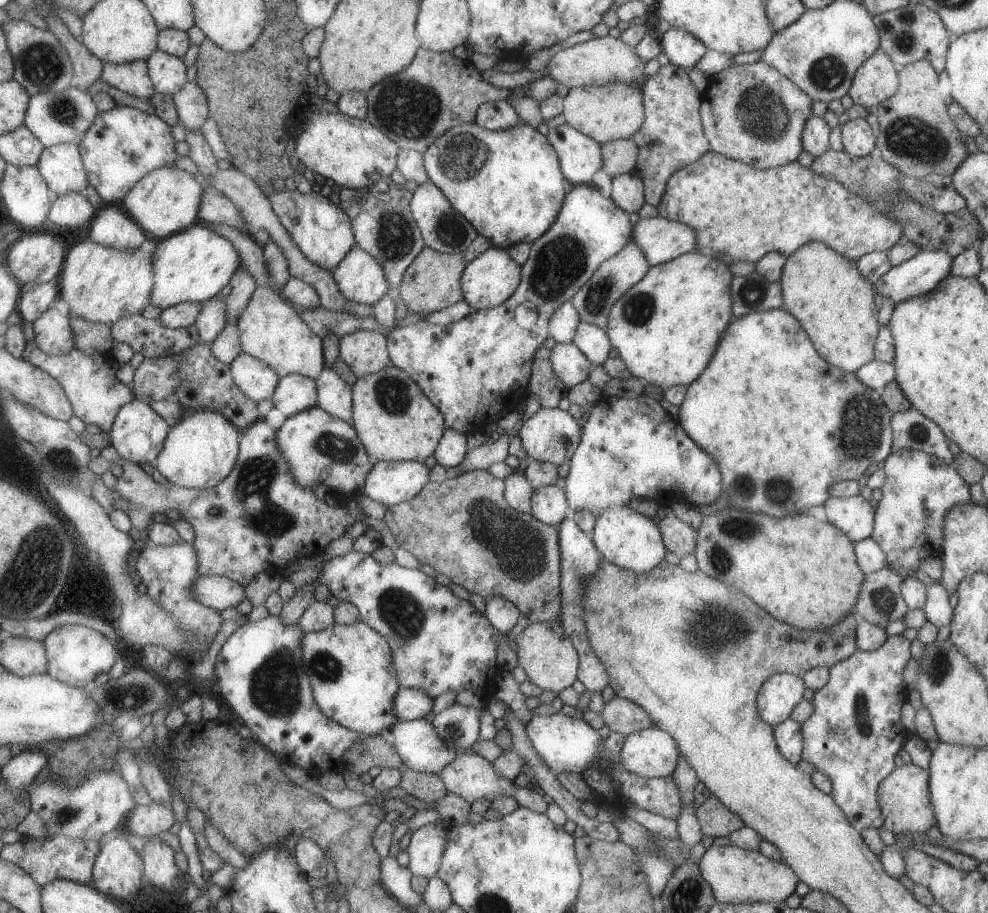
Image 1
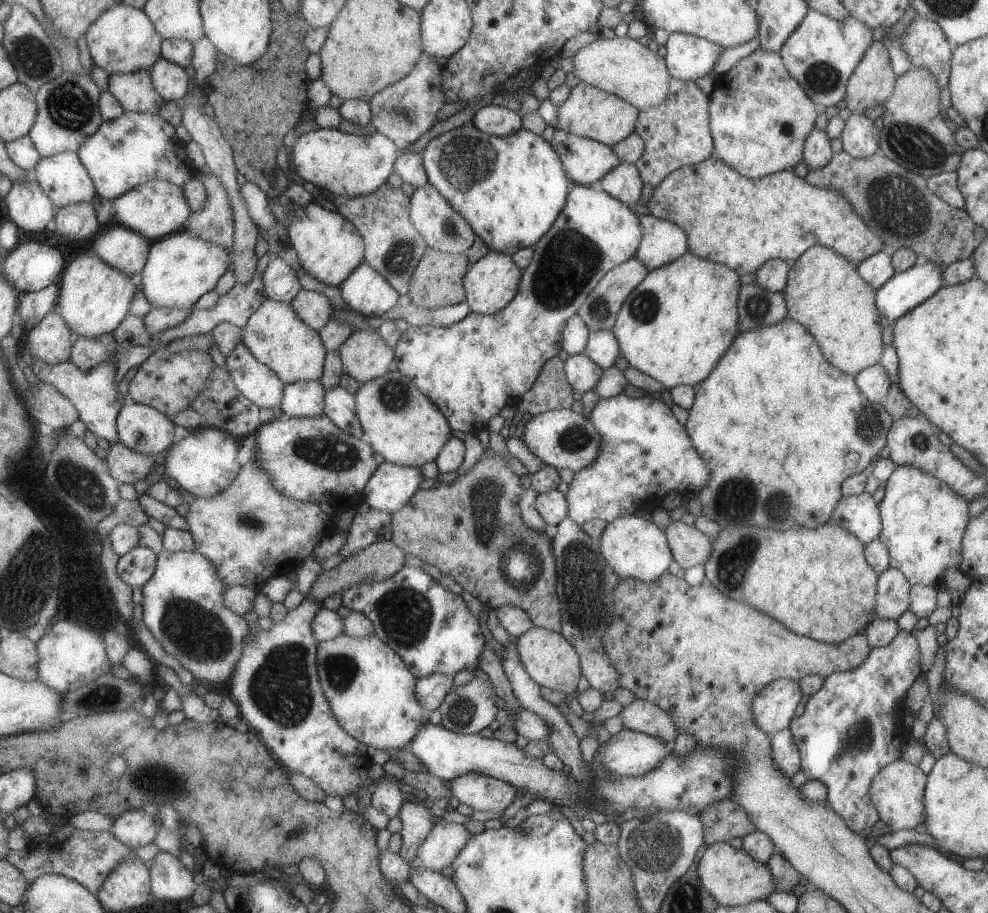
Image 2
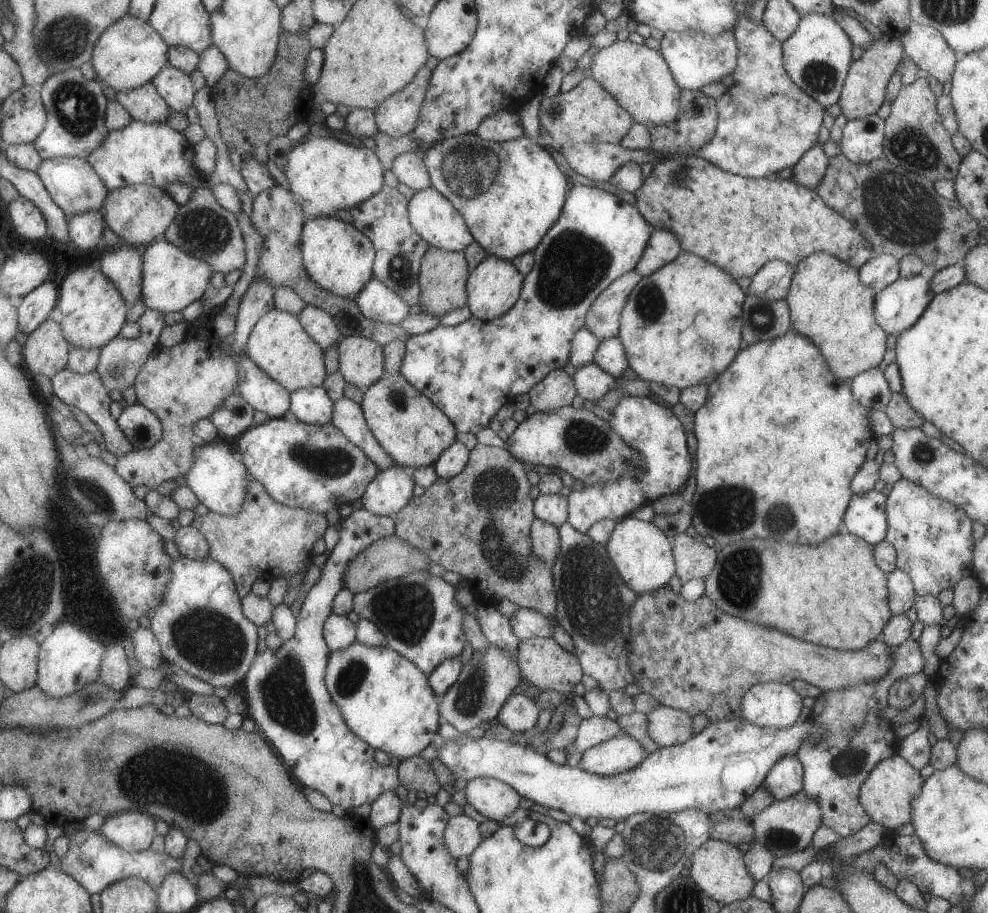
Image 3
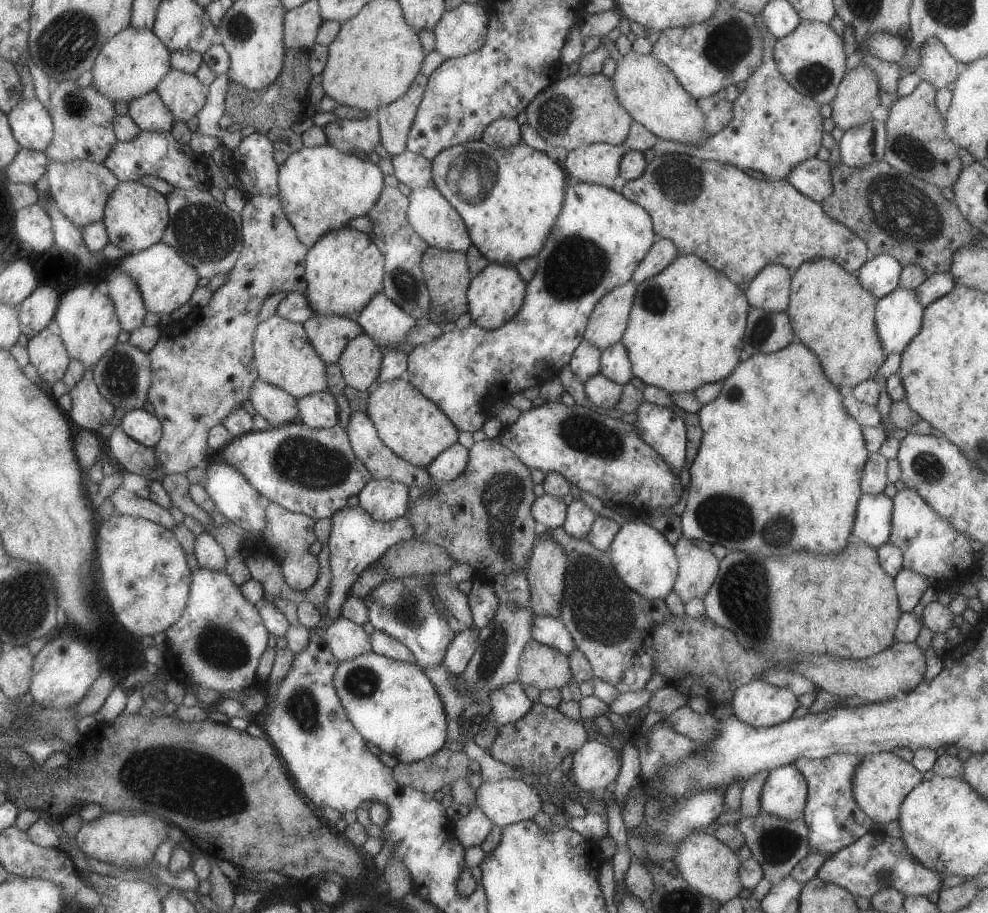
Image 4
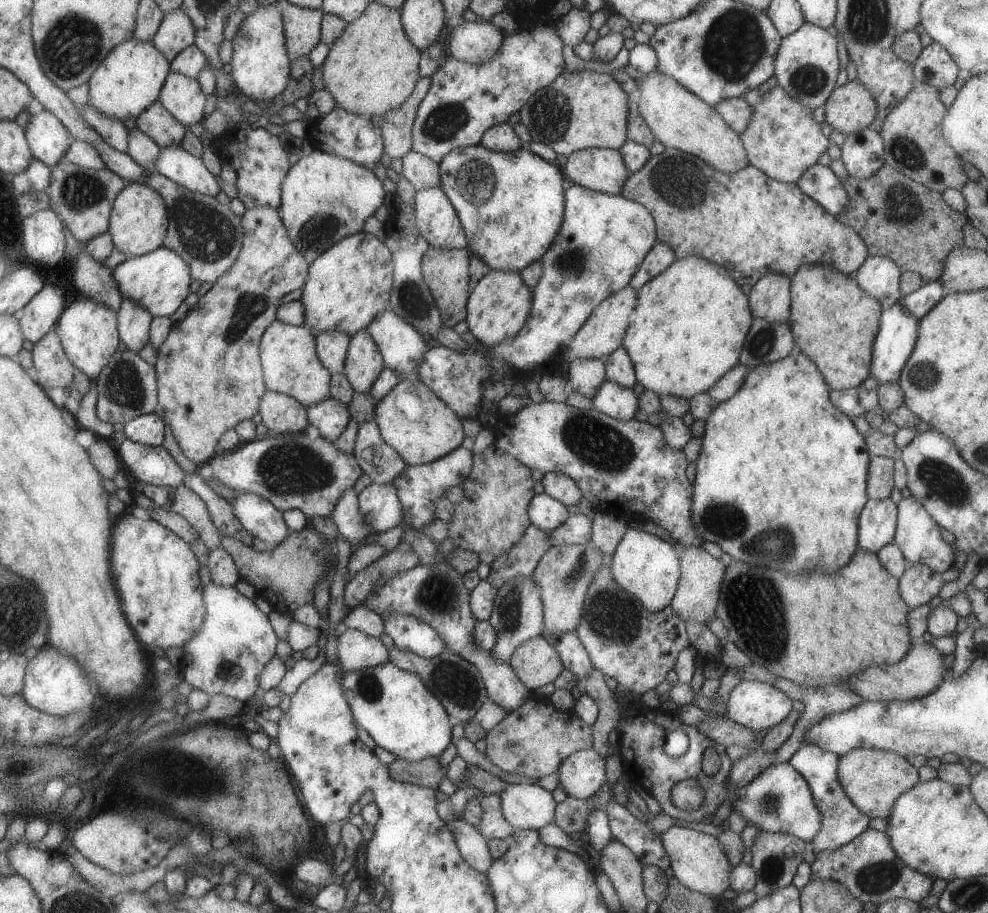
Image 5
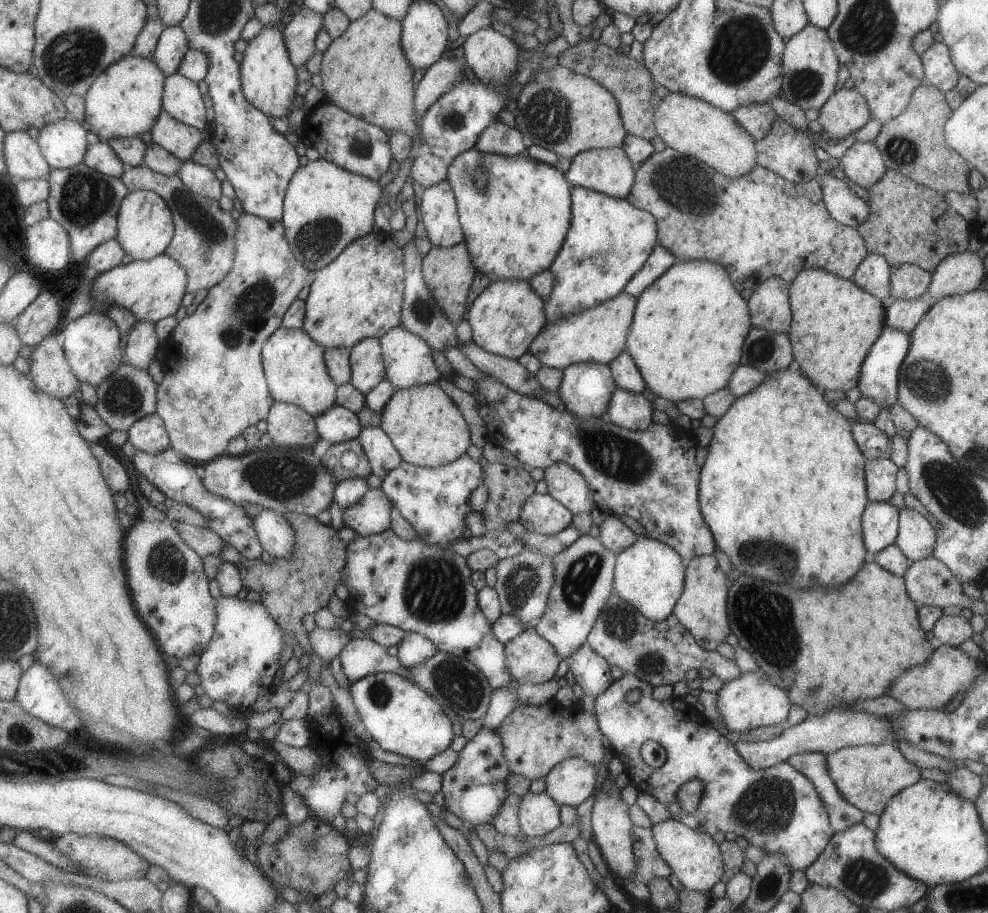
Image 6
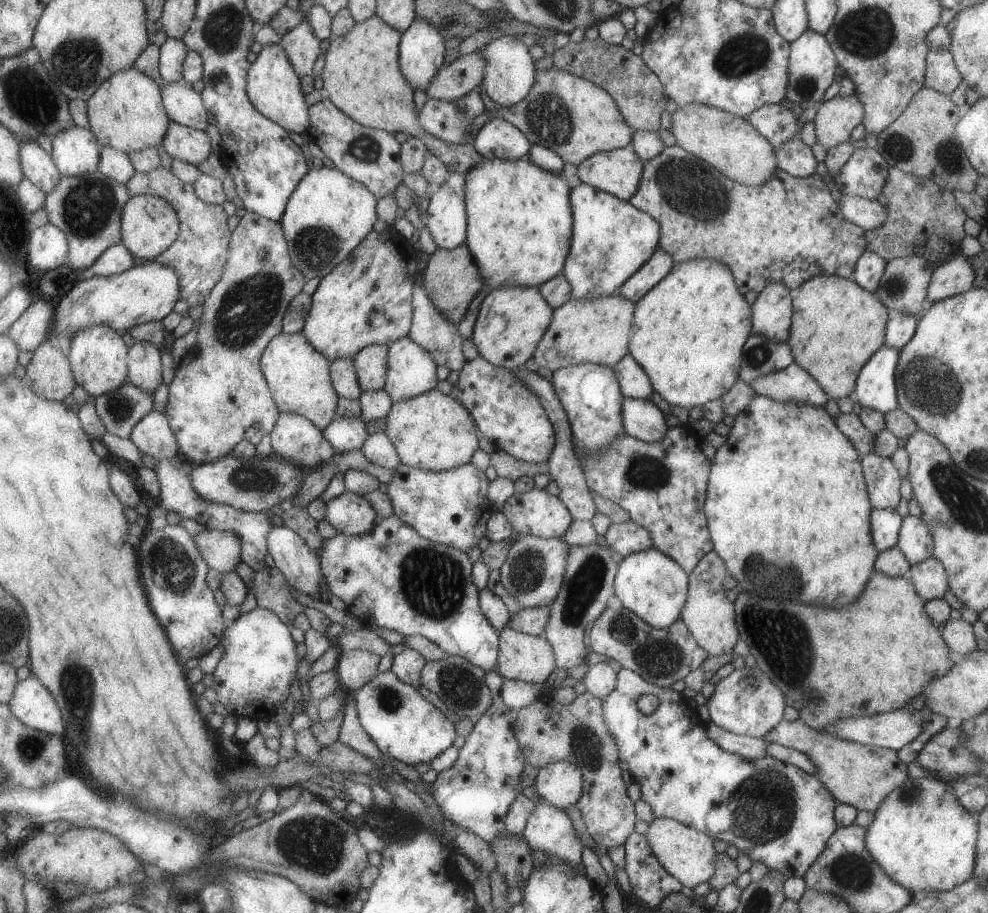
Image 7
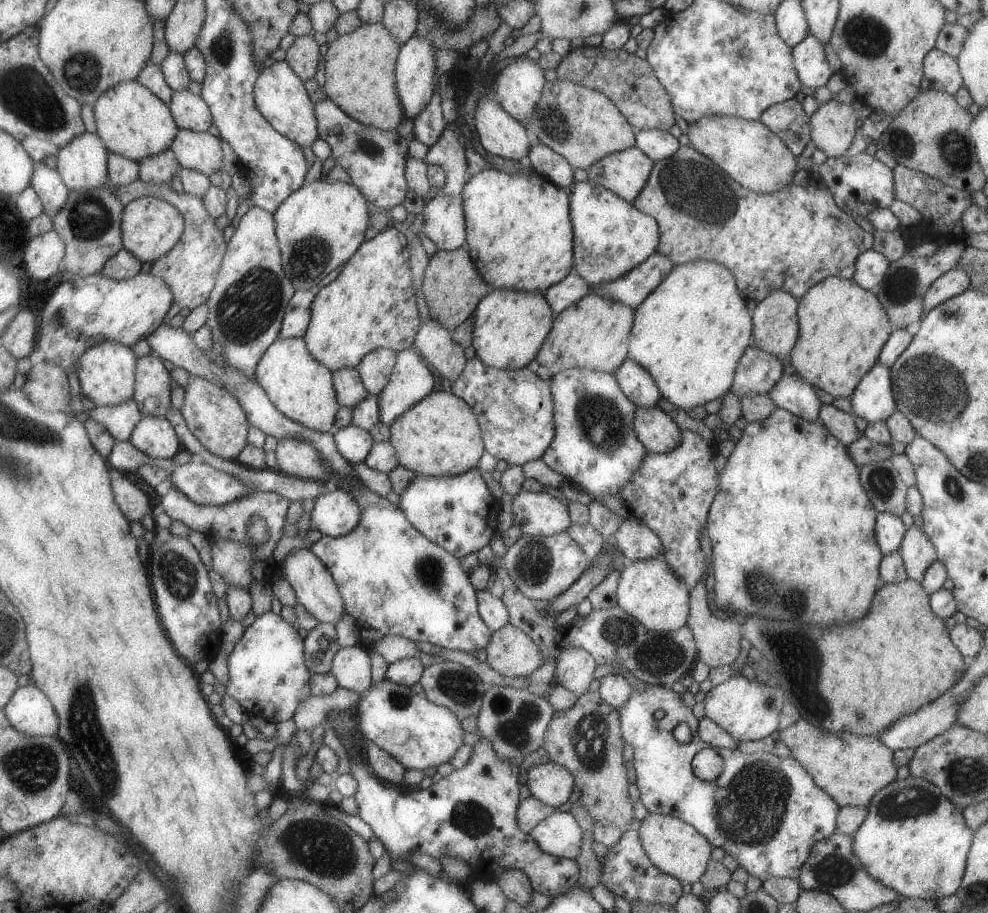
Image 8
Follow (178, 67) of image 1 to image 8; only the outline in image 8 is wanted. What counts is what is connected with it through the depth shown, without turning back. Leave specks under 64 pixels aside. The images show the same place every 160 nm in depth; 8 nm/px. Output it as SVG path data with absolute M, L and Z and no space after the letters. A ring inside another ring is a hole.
M187 89L172 92L167 106L178 128L201 133L209 130L212 124L207 104Z

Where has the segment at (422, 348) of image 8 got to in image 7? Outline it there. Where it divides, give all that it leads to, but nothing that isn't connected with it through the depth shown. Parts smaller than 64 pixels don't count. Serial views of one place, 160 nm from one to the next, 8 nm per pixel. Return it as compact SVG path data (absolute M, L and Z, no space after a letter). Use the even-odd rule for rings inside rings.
M416 284L411 290L411 310L411 327L408 331L408 338L415 344L419 344L423 350L427 350L435 365L444 366L450 371L459 371L466 362L461 351L461 336L456 326L448 322L433 306L422 286Z

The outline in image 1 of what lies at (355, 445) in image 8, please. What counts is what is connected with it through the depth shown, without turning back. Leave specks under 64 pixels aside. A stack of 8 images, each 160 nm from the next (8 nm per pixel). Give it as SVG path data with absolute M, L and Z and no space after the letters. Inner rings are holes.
M297 373L285 375L277 382L270 399L283 416L293 416L316 406L315 381Z

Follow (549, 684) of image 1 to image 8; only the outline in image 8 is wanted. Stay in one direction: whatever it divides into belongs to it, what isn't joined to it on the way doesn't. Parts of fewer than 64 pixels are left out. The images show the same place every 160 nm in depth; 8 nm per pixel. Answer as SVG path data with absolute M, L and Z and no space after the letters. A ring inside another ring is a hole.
M508 623L491 633L485 653L487 666L507 678L529 677L543 664L537 644Z

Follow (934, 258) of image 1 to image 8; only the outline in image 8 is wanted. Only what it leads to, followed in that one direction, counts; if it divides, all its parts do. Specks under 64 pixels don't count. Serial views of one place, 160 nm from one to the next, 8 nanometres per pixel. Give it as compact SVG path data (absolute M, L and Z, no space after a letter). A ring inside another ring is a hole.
M879 362L863 374L850 397L853 416L867 422L884 422L896 412L890 374L889 368Z

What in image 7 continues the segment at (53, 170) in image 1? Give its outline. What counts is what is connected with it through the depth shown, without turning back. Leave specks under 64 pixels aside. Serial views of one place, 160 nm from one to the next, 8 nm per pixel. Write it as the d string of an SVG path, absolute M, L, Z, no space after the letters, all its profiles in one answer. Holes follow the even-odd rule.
M98 171L78 176L61 176L61 184L46 199L50 223L67 236L70 243L68 266L74 270L92 268L103 250L121 243L122 209L130 201L125 185L102 176Z

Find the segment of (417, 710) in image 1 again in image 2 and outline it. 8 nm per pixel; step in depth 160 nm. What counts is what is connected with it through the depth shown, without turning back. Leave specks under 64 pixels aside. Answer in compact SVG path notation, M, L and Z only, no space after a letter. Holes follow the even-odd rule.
M430 674L415 681L415 696L419 704L428 712L440 705L446 694L452 689L452 676L444 674Z

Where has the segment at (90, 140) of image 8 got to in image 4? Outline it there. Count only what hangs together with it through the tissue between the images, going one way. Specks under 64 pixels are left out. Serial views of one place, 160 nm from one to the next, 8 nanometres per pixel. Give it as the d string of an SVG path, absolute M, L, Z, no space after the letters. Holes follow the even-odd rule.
M23 99L9 114L15 138L22 148L46 152L54 141L54 118L38 99Z

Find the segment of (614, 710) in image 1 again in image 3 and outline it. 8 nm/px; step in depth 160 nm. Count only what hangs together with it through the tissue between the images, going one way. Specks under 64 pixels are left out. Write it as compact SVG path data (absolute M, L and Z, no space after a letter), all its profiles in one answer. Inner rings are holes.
M657 705L646 720L646 731L658 747L680 745L694 735L691 717L673 707Z

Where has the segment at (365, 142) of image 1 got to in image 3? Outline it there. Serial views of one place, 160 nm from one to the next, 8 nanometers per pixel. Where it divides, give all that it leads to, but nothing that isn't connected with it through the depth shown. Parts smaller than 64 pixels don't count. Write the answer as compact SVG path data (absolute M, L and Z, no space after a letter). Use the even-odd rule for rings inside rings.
M308 136L289 151L283 176L288 191L301 204L302 219L333 217L335 210L349 210L381 190L383 168L374 150L343 144L333 138Z

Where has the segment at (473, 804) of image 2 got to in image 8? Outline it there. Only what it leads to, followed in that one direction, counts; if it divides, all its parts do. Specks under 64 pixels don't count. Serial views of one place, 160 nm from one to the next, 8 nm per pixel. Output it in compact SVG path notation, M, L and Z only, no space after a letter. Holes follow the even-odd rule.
M554 811L528 831L541 852L563 859L575 859L582 834L570 813Z

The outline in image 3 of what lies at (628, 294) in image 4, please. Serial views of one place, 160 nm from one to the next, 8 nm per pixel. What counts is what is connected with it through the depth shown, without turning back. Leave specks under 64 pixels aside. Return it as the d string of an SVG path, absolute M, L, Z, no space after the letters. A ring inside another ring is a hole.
M635 269L622 274L604 288L591 303L584 318L584 326L599 340L618 336L622 308L640 278Z

